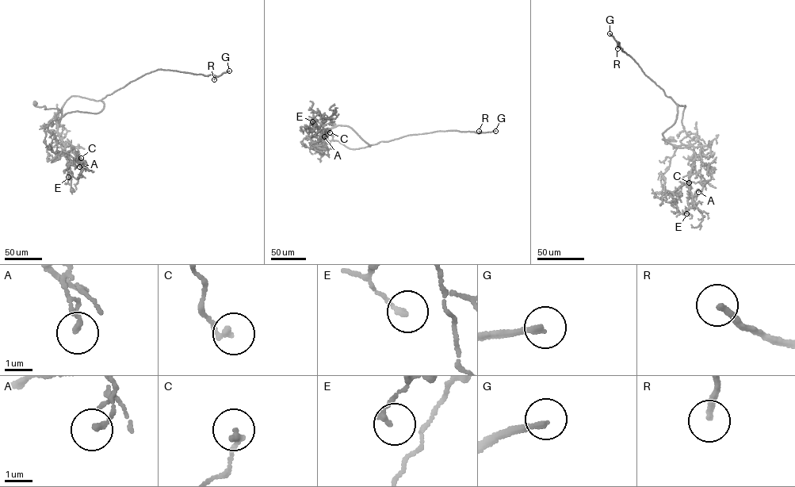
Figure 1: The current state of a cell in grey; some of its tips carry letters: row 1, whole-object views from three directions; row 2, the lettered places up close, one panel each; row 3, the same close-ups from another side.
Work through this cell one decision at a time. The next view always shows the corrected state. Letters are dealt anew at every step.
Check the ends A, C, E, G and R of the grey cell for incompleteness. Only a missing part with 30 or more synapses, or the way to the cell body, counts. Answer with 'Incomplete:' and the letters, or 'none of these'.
Incomplete: G, R

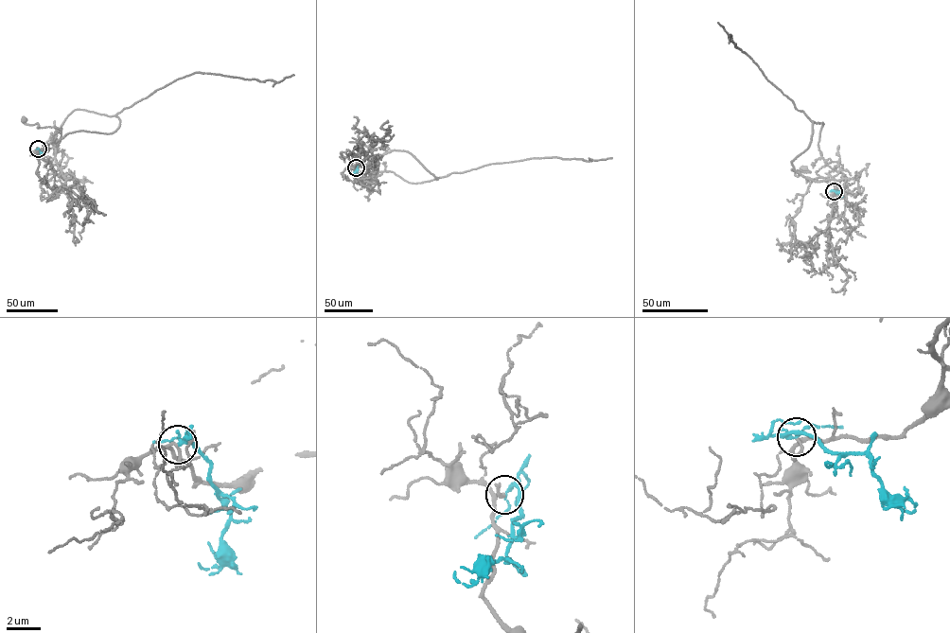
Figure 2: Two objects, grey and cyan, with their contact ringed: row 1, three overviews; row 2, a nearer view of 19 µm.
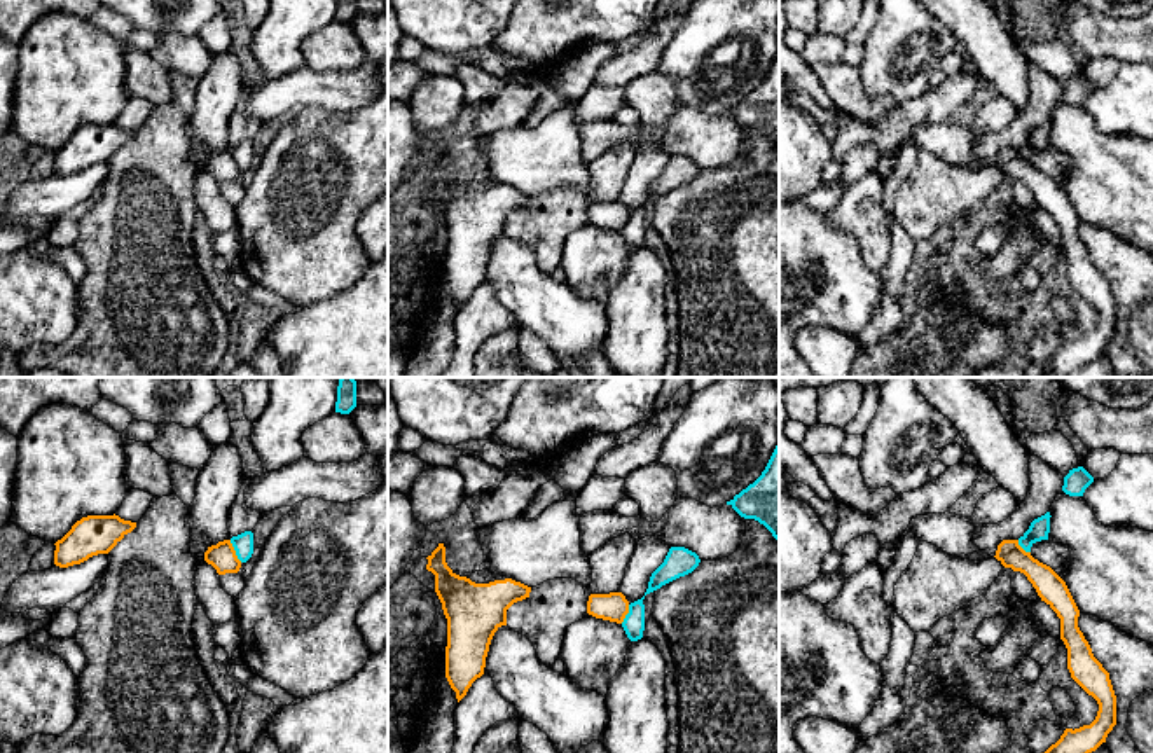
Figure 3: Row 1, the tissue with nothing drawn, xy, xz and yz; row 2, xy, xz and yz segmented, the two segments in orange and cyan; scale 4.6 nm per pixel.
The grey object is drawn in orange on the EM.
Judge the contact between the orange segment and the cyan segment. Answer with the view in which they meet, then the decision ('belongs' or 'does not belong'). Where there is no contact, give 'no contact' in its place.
contact in xy; does not belong

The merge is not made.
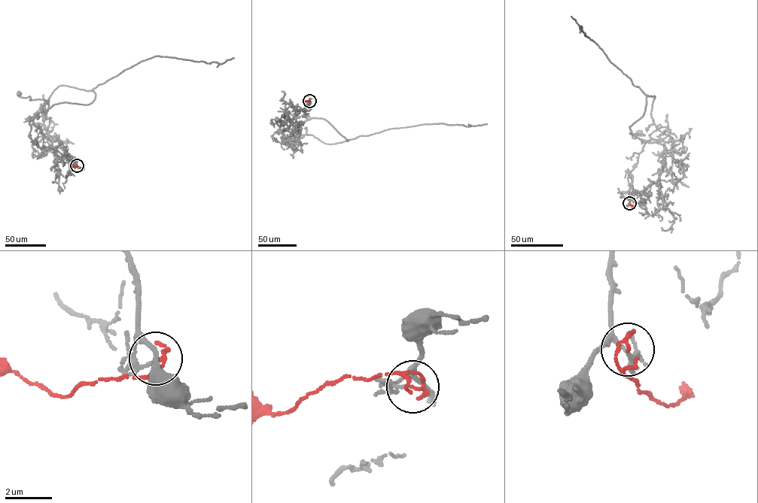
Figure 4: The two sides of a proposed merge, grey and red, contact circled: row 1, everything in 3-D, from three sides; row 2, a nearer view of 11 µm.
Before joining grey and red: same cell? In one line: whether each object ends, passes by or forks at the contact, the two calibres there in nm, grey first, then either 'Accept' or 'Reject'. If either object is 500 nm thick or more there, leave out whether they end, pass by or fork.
At the ring grey forks. At the ring red passes by. Thickness 80 nm (grey) against 90 nm. Accept

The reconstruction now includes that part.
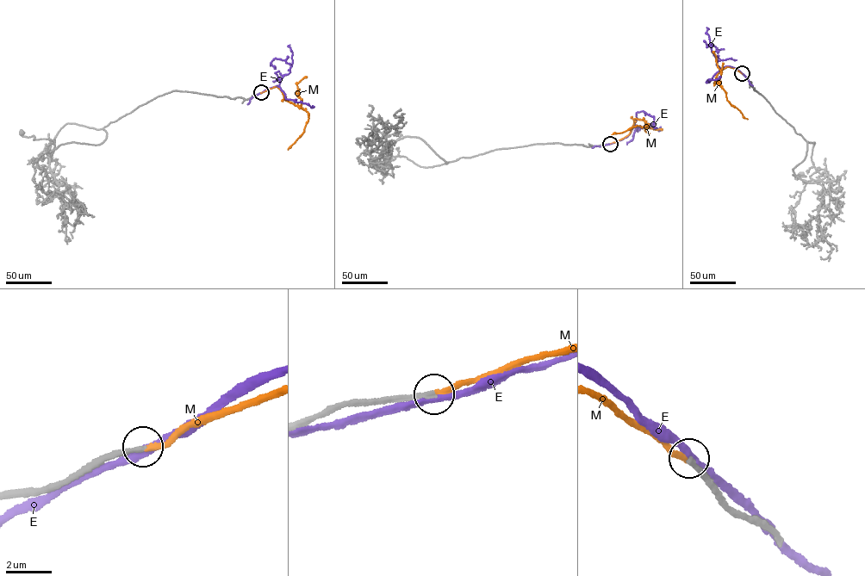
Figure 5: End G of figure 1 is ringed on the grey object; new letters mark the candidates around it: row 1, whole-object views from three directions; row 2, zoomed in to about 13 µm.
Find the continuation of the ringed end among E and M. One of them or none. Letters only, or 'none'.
M

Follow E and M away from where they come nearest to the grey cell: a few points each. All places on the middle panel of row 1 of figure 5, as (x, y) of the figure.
E: (610, 144), (627, 137), (636, 125), (654, 127), (652, 125), (647, 124), (637, 129), (632, 136)
M: (610, 143), (629, 134), (635, 118), (648, 124), (611, 136)

